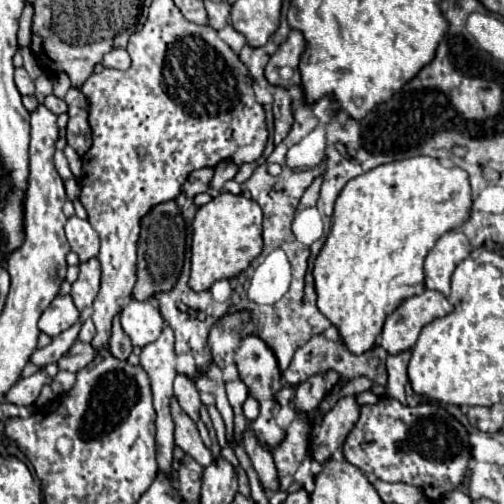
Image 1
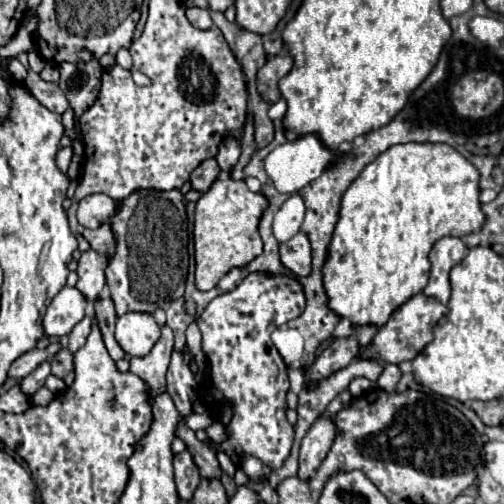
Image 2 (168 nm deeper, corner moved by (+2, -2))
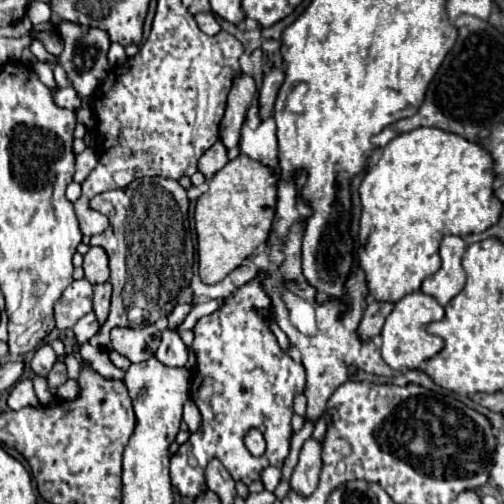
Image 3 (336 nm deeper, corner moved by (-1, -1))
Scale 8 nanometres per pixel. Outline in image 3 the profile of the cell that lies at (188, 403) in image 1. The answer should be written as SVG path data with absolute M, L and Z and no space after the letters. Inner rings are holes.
M163 330L161 344L155 352L155 358L165 366L185 366L187 364L187 346L179 338L177 330Z

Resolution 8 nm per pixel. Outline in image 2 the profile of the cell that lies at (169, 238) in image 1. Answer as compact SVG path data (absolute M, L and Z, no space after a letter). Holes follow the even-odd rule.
M134 191L120 207L108 195L88 195L78 205L78 221L88 229L110 221L112 229L116 231L118 247L114 259L108 261L106 281L118 315L124 315L128 311L152 313L154 309L184 295L184 283L188 273L188 221L180 191Z

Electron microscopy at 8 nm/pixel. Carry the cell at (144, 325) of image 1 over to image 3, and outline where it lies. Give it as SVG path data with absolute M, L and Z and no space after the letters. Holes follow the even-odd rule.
M153 324L141 328L113 328L111 346L131 362L143 362L155 356L155 350L159 348L159 334L161 332Z

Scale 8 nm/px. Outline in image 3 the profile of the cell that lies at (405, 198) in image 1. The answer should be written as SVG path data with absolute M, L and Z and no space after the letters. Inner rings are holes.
M415 128L399 134L383 146L381 156L371 164L359 186L363 204L359 262L367 274L371 296L385 302L397 302L403 296L417 292L423 278L435 274L441 266L439 242L443 236L479 234L493 226L503 212L503 204L493 192L493 180L495 174L491 154L481 144L469 142L455 132L441 128Z

